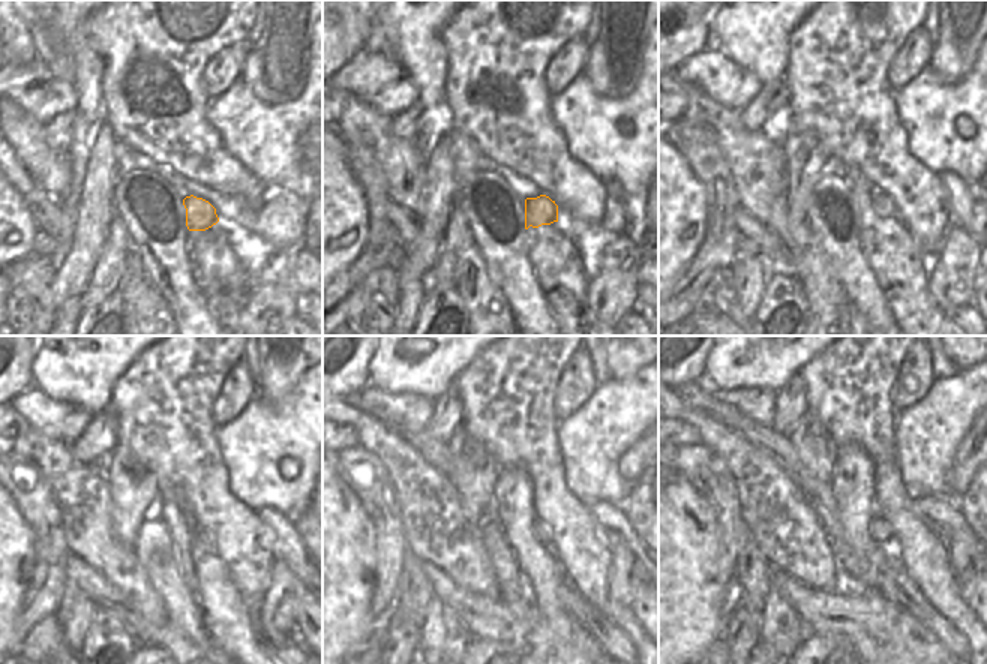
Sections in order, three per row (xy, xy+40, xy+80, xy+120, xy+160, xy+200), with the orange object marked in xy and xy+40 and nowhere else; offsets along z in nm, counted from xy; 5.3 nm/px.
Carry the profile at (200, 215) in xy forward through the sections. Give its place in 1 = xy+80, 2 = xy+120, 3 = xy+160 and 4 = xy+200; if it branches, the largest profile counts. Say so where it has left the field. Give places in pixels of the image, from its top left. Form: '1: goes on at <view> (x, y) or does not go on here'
1: goes on at xy+80 (881, 206)
2: goes on at xy+120 (207, 538)
3: goes on at xy+160 (543, 534)
4: goes on at xy+200 (878, 529)

